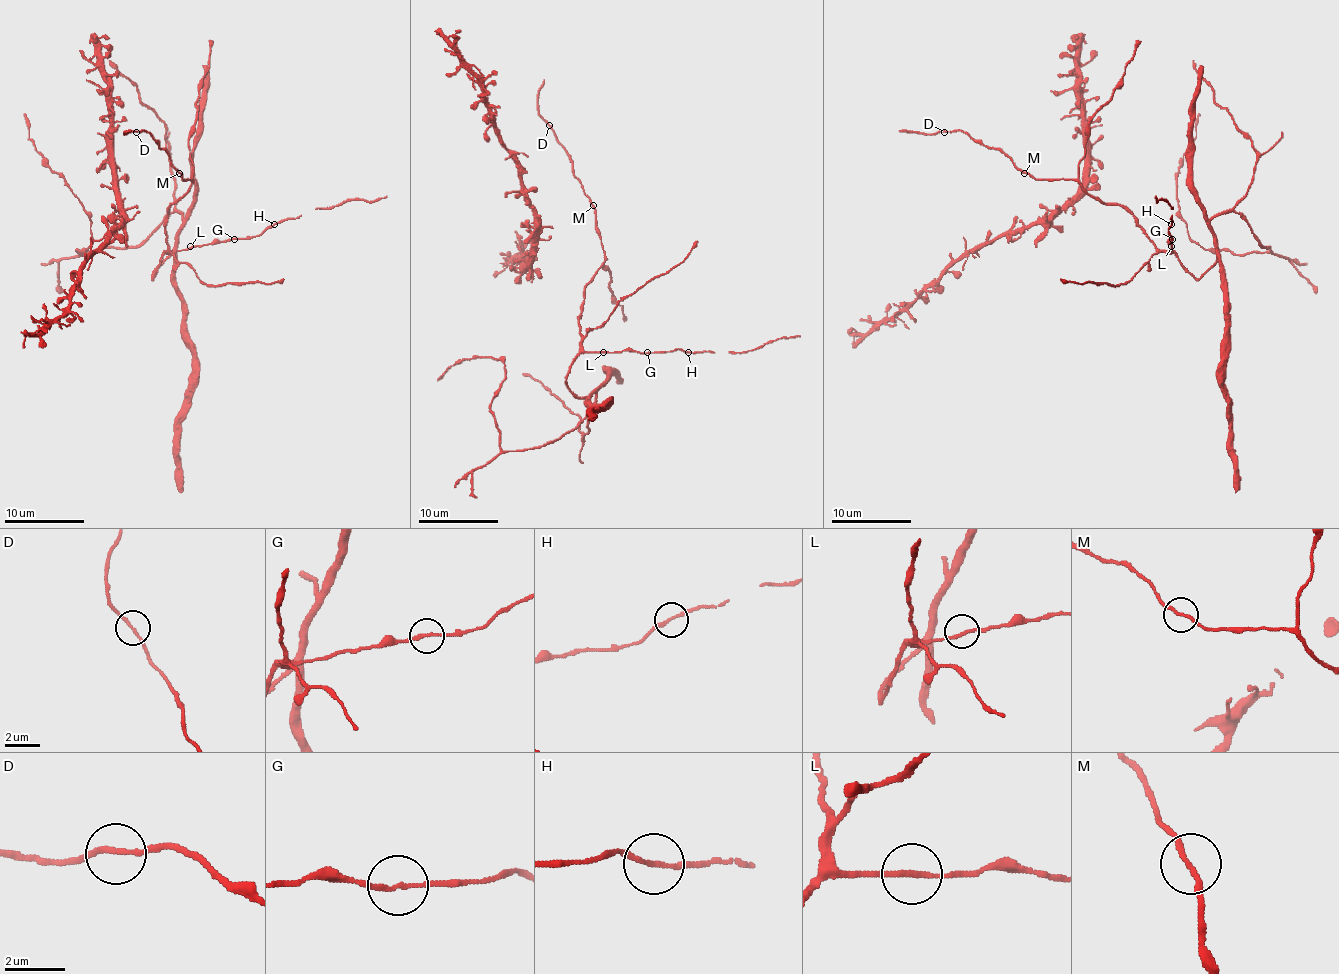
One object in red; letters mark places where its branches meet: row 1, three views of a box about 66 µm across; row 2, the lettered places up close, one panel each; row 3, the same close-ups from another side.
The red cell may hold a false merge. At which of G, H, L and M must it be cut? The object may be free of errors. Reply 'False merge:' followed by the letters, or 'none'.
False merge: none

